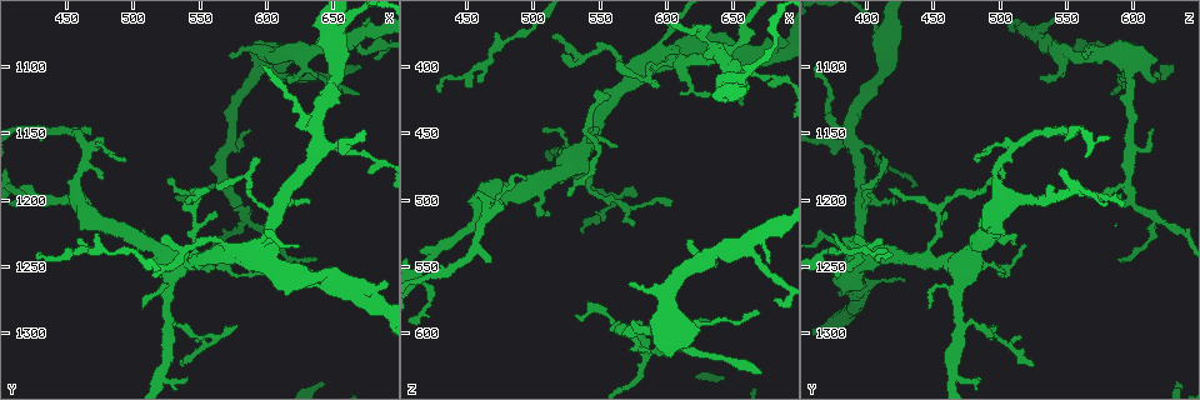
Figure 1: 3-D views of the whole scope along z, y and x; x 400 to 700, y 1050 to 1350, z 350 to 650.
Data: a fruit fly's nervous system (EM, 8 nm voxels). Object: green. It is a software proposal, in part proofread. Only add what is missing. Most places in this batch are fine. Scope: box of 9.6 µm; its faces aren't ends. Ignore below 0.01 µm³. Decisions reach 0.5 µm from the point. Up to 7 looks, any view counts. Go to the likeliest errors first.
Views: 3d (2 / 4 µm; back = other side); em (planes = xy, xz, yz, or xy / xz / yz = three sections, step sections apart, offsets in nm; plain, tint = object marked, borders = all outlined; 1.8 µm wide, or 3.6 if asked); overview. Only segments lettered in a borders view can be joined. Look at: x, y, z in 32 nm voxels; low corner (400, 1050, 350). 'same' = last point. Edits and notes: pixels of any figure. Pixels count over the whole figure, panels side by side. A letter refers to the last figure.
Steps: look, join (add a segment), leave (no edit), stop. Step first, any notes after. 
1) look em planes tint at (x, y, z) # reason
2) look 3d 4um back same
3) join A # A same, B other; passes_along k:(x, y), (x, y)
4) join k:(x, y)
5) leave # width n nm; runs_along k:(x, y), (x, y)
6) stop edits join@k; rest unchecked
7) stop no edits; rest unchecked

look em planes borders at (494, 1172, 482) # tapers out

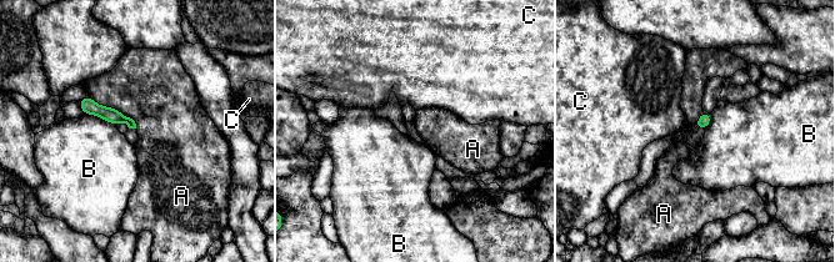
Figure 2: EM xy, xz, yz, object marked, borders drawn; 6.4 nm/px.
leave # longest_contact A 380 nm; A other, B other, C other; border 2:(86, 95), (129, 116), (136, 127); none of them fits

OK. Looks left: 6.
look em planes borders at (584, 1216, 618) # arms part here

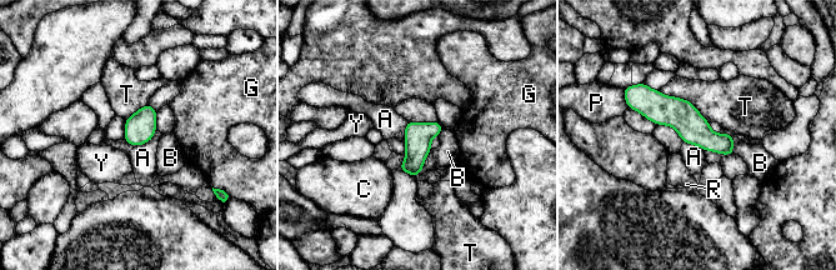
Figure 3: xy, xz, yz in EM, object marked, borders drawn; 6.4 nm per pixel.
leave # A other, B other, C other, G other, P other, R other, T other, Y other; runs_along 3:(634, 100), (680, 114), (730, 151); none of them fits

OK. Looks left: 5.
look 3d 2um at (548, 1246, 448) # thin arm on a thick one

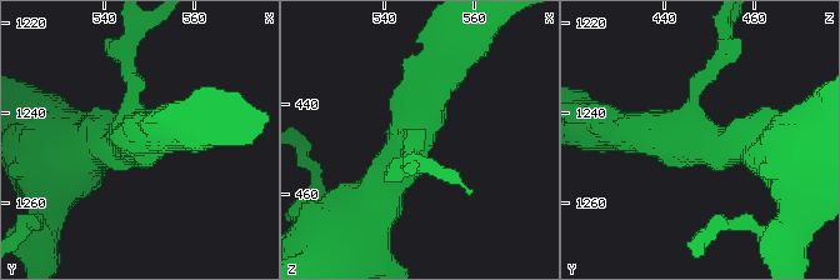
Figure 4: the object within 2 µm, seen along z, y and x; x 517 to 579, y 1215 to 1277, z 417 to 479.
look em xz step 16 borders at (546, 1245, 447) # arms 3; shape alone is not enough

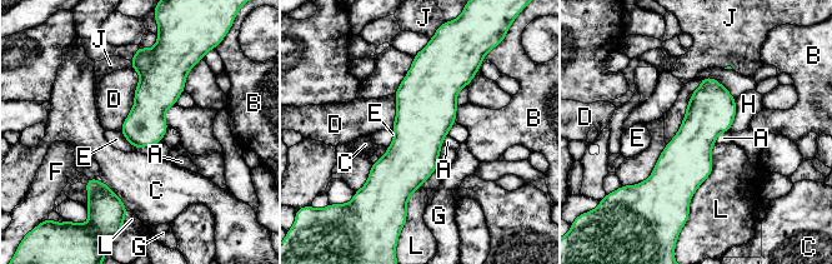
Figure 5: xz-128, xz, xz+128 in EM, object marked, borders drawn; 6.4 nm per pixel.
leave # A other, B other, C other, D other, E other, F other, G other, H other, J other, L other; border 5:(728, 130), (721, 132), (715, 142); no lettered segment goes on from it

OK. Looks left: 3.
stop no edits; rest unchecked

